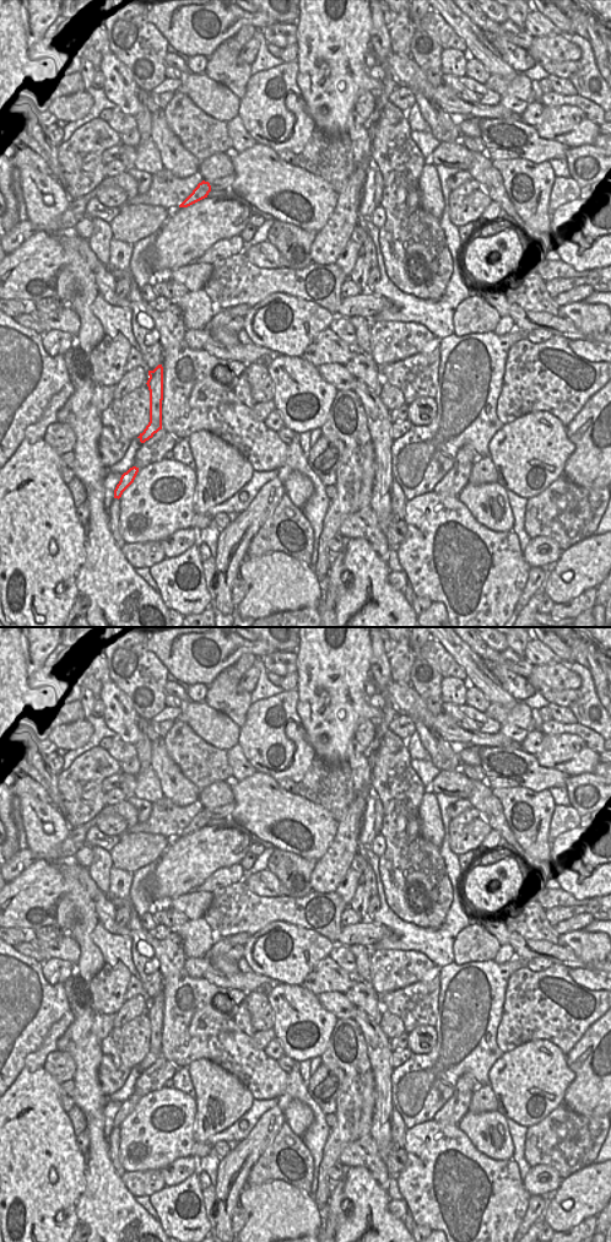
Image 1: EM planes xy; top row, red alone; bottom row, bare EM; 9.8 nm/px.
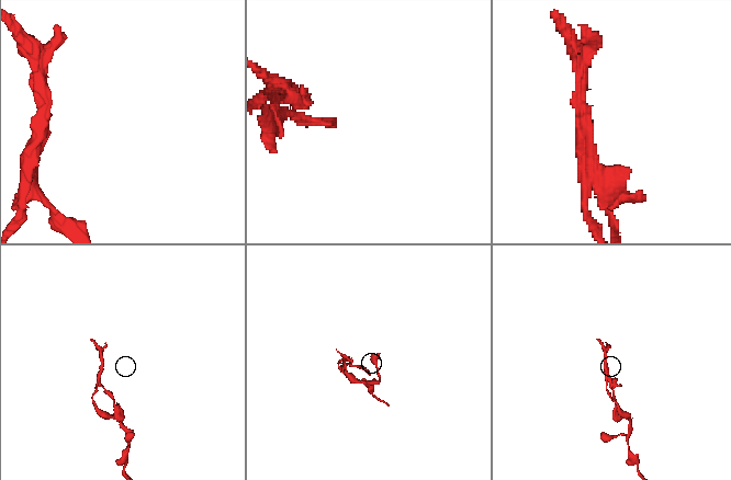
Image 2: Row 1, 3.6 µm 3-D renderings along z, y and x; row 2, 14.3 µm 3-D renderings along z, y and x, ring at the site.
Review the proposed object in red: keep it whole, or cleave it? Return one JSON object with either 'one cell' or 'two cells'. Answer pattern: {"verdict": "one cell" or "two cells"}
{"verdict": "two cells"}

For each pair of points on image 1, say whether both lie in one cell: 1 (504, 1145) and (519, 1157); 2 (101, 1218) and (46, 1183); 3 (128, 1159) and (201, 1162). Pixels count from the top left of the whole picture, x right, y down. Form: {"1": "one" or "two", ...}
{"1": "two", "2": "two", "3": "two"}

